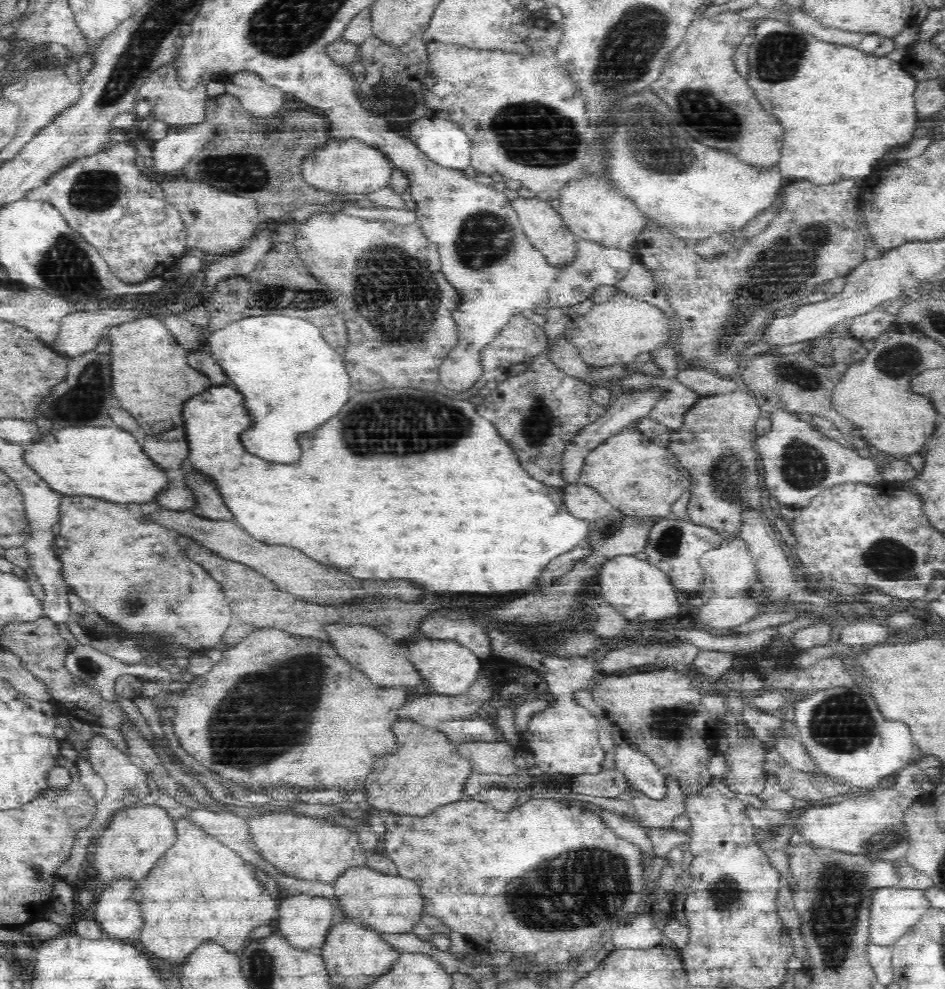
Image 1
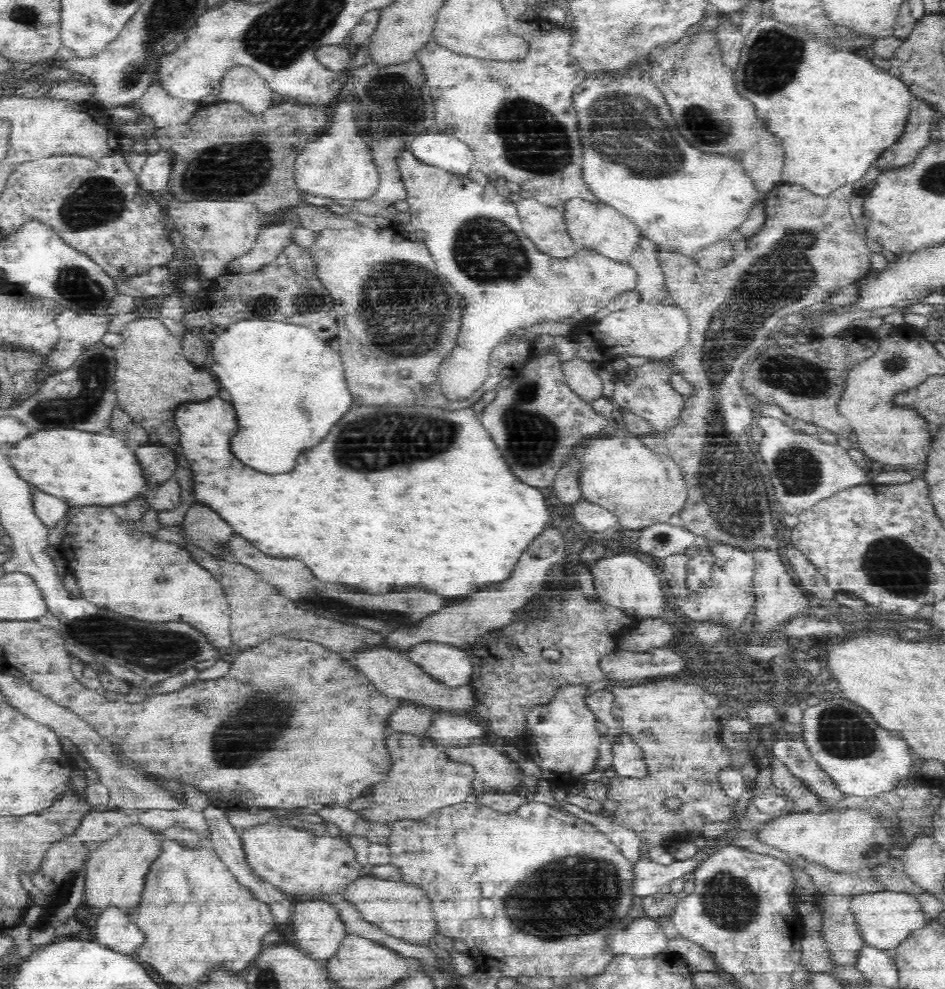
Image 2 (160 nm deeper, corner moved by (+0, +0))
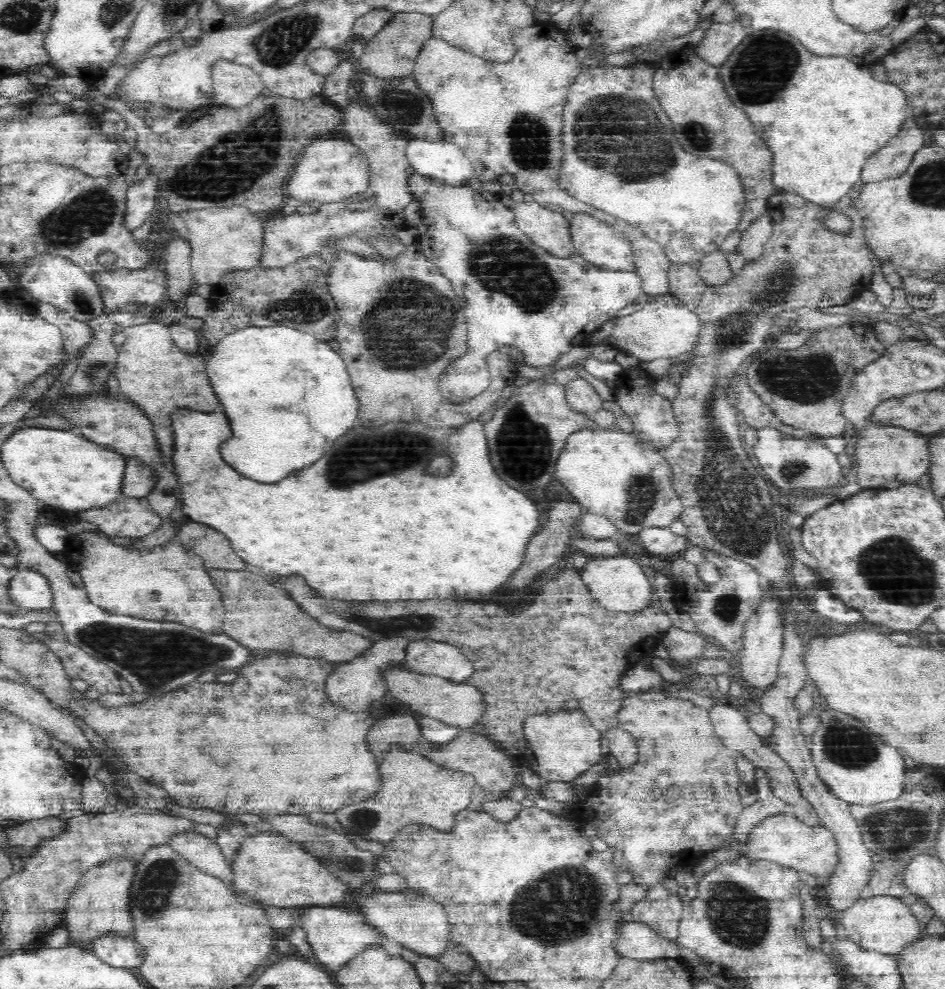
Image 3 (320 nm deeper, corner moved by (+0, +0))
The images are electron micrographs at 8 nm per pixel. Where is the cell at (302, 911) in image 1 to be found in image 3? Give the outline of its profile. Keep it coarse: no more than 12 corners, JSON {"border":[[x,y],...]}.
{"border":[[304,907],[297,924],[315,962],[347,964],[383,936],[360,912]]}

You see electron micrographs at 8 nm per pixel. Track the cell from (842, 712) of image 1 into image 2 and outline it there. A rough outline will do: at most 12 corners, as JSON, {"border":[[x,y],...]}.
{"border":[[835,690],[802,710],[801,739],[844,795],[912,770],[910,746]]}

